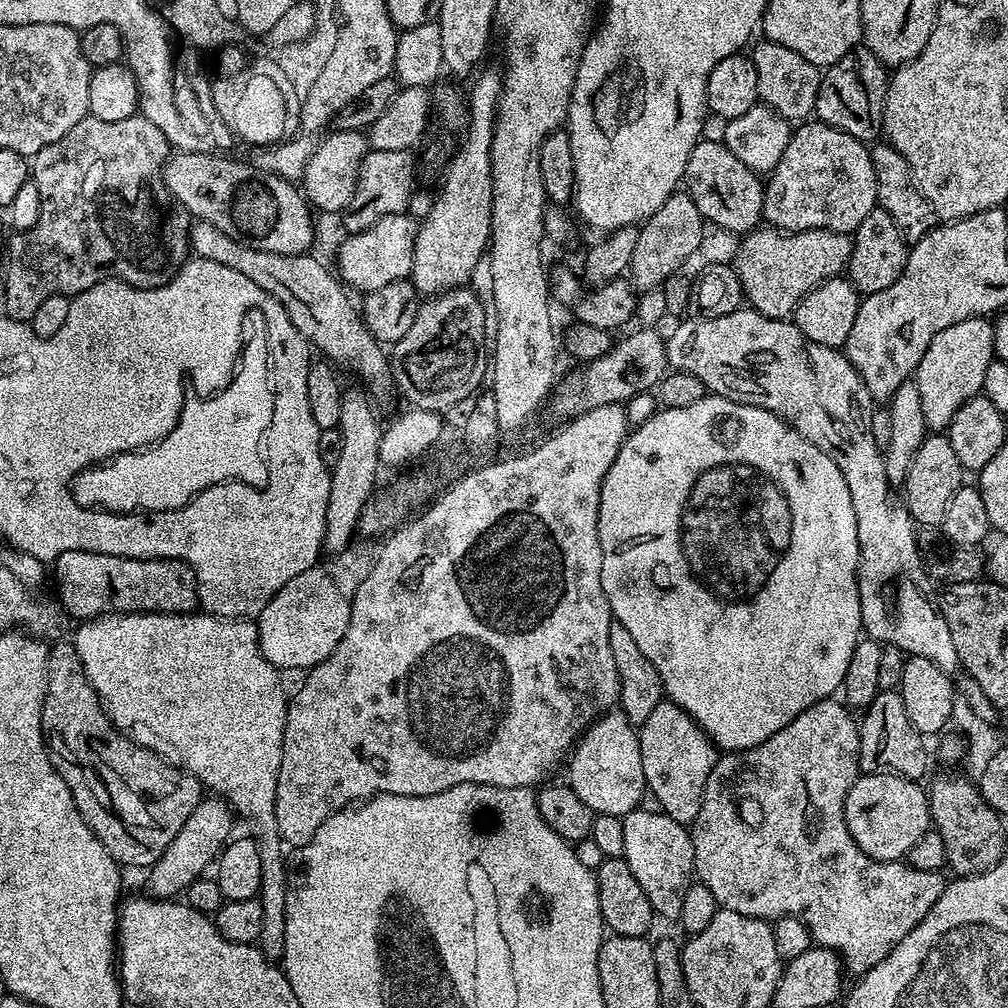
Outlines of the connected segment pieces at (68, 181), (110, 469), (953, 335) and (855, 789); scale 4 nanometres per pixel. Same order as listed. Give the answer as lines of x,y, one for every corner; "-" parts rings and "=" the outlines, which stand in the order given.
139,114
122,118
122,122
102,122
102,118
87,115
76,126
66,131
62,138
38,150
30,160
30,176
38,186
38,194
42,198
42,210
38,214
38,222
34,222
34,226
30,226
25,232
16,232
8,244
8,273
4,276
3,311
16,320
31,321
34,310
38,310
38,306
42,306
46,298
77,296
82,290
97,284
101,278
121,280
135,288
157,288
170,283
176,271
190,258
190,233
194,220
180,204
174,203
172,197
168,195
168,188
164,185
160,171
162,162
167,160
169,155
170,145
166,134
162,134
162,130
154,126
154,122
=
253,310
246,317
246,343
239,353
234,379
225,386
222,395
209,400
185,400
174,430
166,434
164,441
158,442
155,450
122,452
90,468
83,468
72,480
71,494
84,508
93,510
169,512
172,508
188,504
198,493
213,488
215,484
260,484
264,468
262,461
257,459
255,435
270,426
274,410
273,395
266,322
260,311
=
971,316
946,330
934,334
934,342
926,346
922,362
918,362
914,379
918,394
922,396
922,414
929,429
944,430
958,414
958,410
970,398
981,395
982,378
986,378
986,366
994,359
993,321
982,316
=
870,772
857,776
854,786
850,786
850,794
846,794
844,813
846,814
846,826
850,830
854,842
858,842
858,846
870,858
885,862
903,861
907,857
908,851
914,846
914,842
918,842
918,838
922,838
930,831
932,823
925,785
908,780
905,776
882,774
881,772

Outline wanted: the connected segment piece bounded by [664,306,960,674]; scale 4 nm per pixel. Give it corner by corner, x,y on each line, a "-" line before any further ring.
742,306
737,312
722,314
718,318
684,318
672,333
667,333
664,349
669,369
694,374
694,378
702,381
711,395
774,413
836,463
838,470
842,470
842,478
846,478
846,486
850,486
850,502
858,522
858,579
863,631
881,646
893,644
908,656
930,658
938,670
955,673
960,668
958,650
954,650
950,626
946,626
946,618
940,613
938,592
932,589
933,577
926,567
926,560
924,564
920,557
920,544
916,541
917,525
899,499
888,500
890,485
884,470
882,448
874,442
871,434
873,398
843,351
810,342
810,338
806,338
806,334
802,334
791,319
766,318
751,306

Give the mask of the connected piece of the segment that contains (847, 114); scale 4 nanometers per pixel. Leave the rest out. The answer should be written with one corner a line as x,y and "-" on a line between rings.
863,46
853,48
838,63
831,64
821,75
815,119
859,140
875,141
882,132
889,79
889,73
883,62
874,53

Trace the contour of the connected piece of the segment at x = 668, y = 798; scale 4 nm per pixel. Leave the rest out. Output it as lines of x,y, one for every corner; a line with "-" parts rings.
661,699
658,706
650,713
650,718
639,725
640,749
642,750
642,774
646,788
653,791
662,802
662,810
674,820
685,826
690,826
698,818
698,810
702,806
702,794
706,790
706,778
710,778
710,770
714,770
718,759
718,749
703,730
696,725
694,718
686,714
671,700

